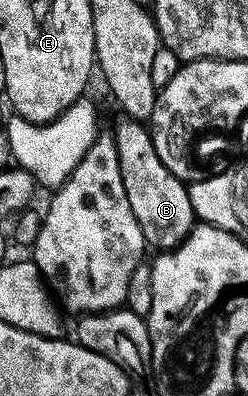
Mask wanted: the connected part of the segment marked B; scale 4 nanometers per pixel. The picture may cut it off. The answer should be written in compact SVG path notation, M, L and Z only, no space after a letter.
M128 116L119 117L111 127L115 148L119 152L119 173L123 176L123 188L127 192L127 201L146 243L150 247L158 246L158 251L176 250L179 243L193 231L195 215L191 208L189 187L159 160L155 144L149 135L149 127L144 121Z

